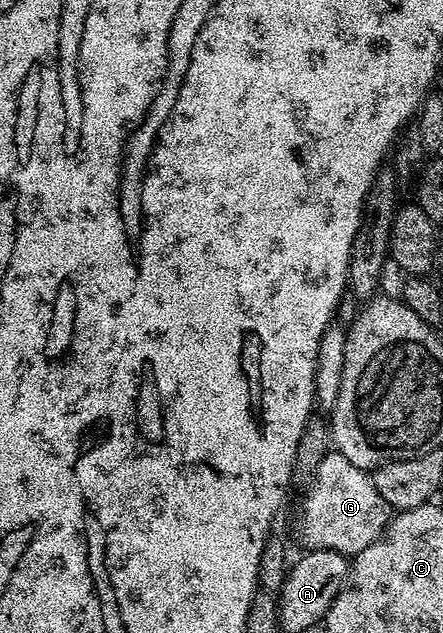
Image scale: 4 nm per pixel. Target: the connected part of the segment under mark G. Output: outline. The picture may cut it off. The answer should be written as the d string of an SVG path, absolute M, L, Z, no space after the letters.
M336 453L323 457L309 484L311 484L309 492L301 503L301 539L306 543L304 545L306 548L315 551L319 549L339 551L346 557L352 557L367 549L367 545L371 545L385 534L391 518L391 509L387 501L383 501L379 489L375 489L372 478L362 468L351 465L347 457Z

